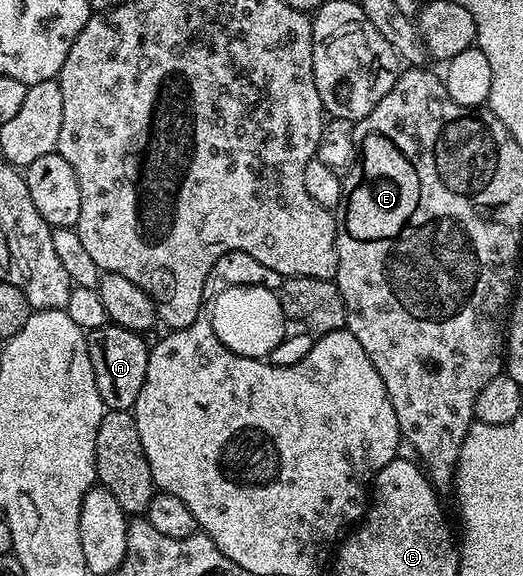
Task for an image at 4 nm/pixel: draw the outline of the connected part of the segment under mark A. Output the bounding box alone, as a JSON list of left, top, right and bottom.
[87,324,149,411]

